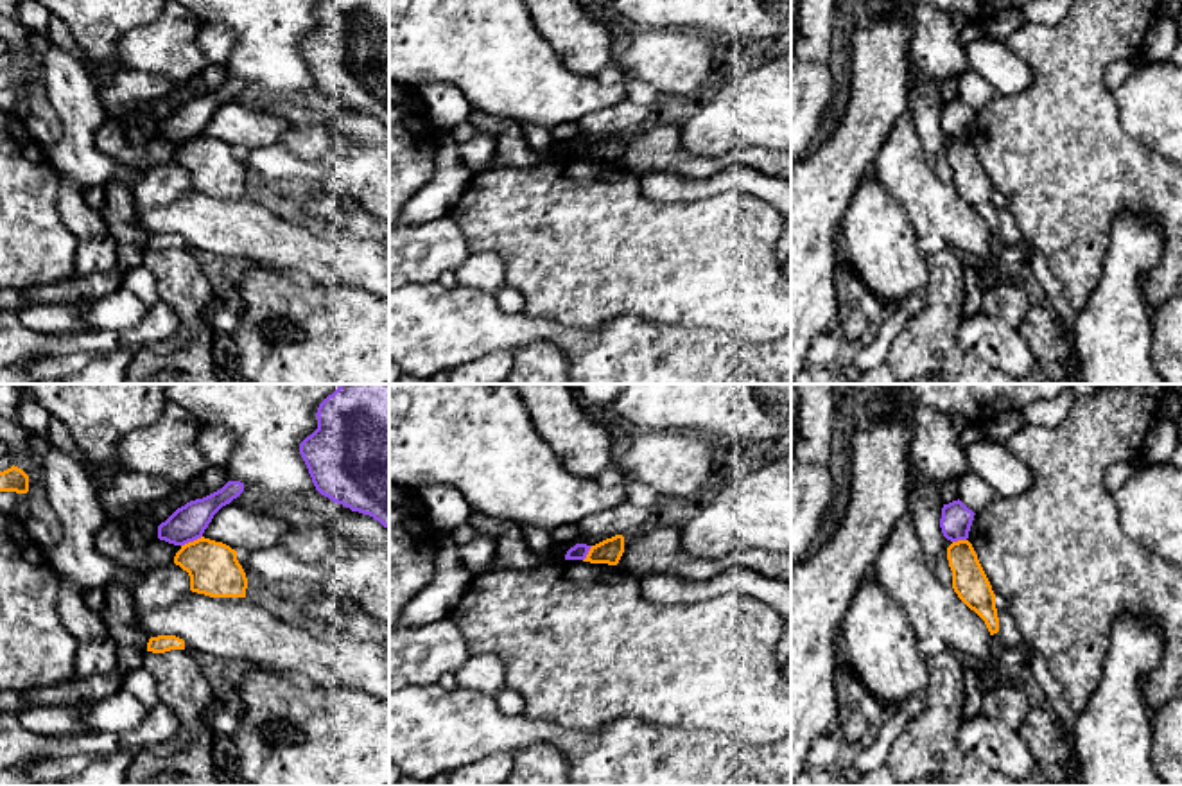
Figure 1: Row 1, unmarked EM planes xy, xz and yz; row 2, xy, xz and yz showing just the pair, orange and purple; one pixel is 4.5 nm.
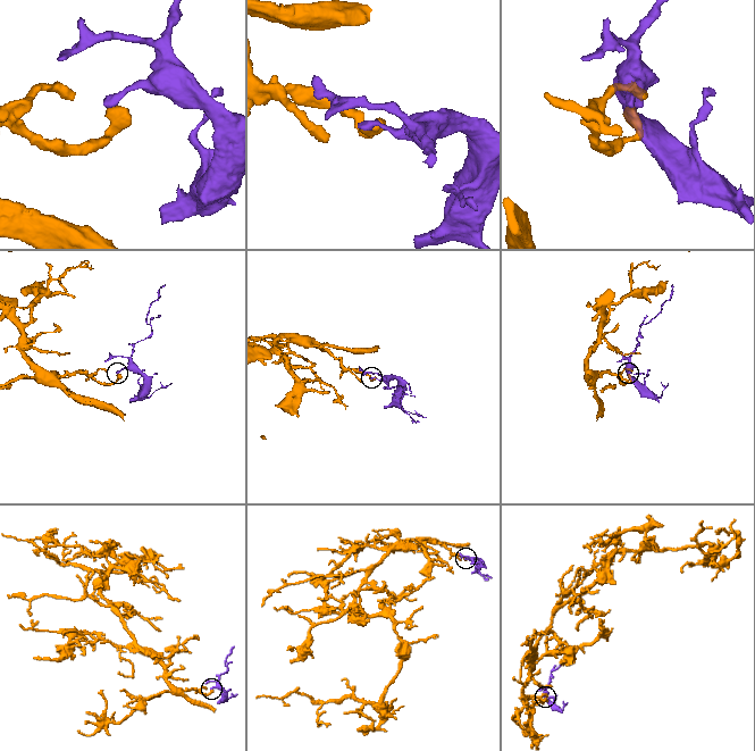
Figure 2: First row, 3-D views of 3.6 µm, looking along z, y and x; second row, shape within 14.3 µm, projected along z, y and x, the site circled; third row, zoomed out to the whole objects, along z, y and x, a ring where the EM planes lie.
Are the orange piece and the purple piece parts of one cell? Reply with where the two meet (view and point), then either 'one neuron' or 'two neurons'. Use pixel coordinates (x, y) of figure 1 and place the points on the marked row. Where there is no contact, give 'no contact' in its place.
meets orange in xy at (191, 542); two neurons

